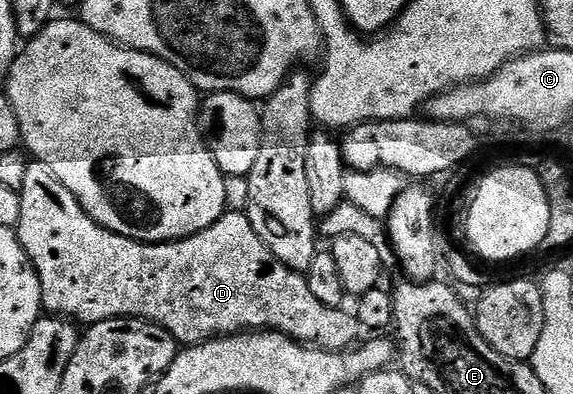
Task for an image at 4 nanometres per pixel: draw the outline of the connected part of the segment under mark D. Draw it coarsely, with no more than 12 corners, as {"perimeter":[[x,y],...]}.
{"perimeter":[[31,160],[16,232],[42,308],[179,346],[273,331],[357,346],[353,312],[228,211],[148,245]]}

